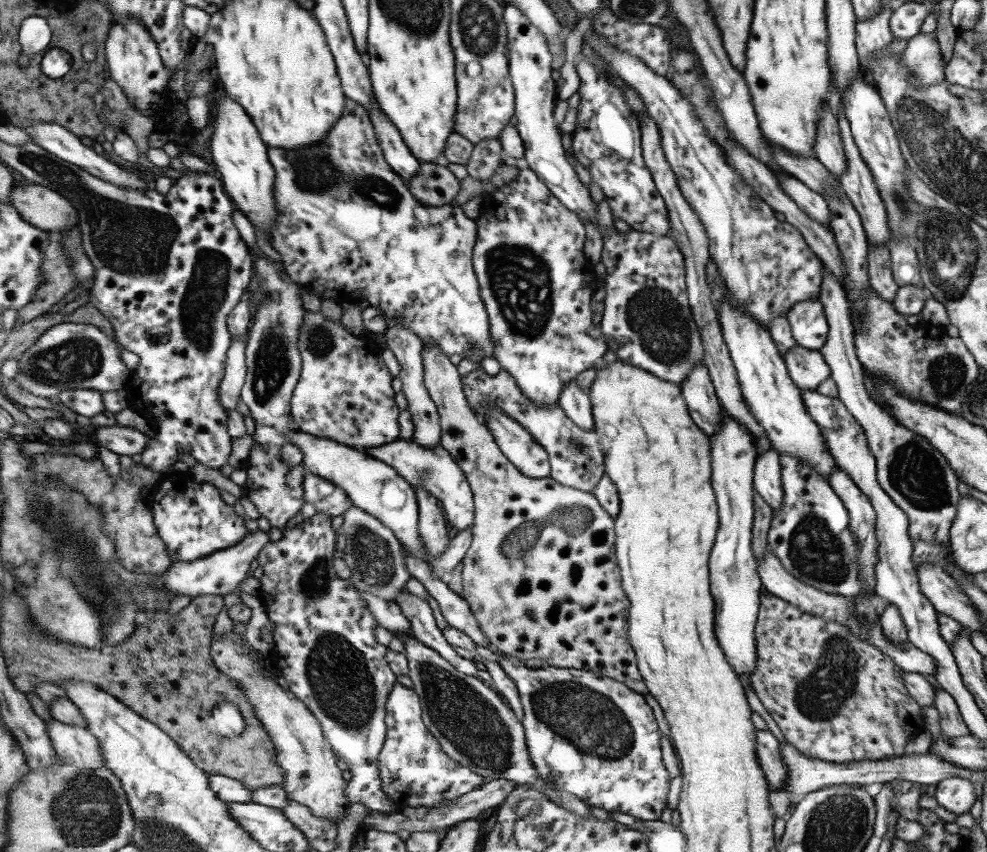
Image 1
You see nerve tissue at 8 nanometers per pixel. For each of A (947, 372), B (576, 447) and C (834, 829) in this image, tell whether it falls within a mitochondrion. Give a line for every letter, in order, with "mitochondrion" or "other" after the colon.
A: mitochondrion
B: mitochondrion
C: mitochondrion

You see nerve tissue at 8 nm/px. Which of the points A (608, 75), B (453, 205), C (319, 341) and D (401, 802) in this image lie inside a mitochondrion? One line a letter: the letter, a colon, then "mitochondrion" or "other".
A: other
B: other
C: mitochondrion
D: other

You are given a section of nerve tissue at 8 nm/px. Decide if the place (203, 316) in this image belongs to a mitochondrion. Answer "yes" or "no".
yes

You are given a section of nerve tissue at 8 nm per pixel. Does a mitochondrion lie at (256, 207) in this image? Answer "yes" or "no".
no

